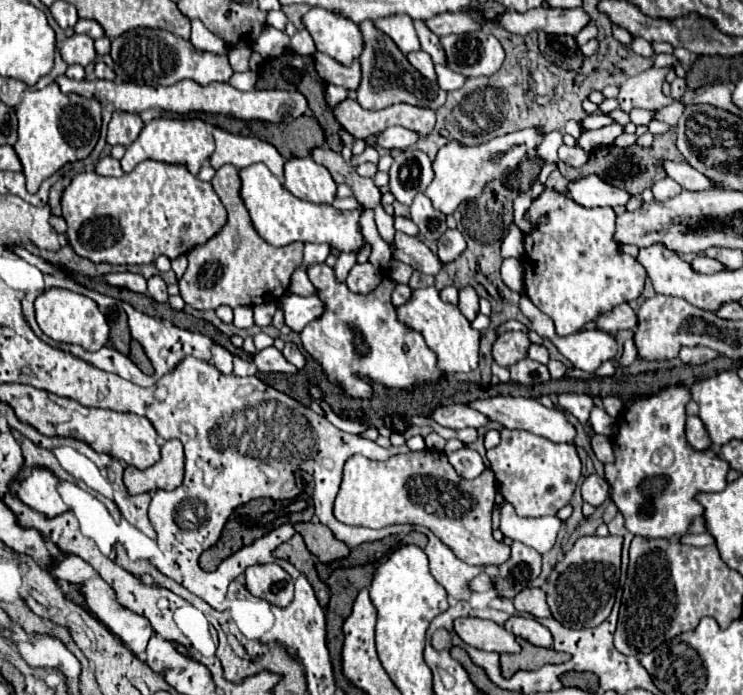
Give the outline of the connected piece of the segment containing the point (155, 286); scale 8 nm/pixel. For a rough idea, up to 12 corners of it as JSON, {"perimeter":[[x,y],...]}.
{"perimeter":[[161,276],[149,278],[147,292],[157,302],[169,300],[167,284]]}

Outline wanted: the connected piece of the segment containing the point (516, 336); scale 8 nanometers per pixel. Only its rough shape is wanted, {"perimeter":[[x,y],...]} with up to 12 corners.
{"perimeter":[[503,332],[493,358],[509,368],[527,356],[525,332]]}

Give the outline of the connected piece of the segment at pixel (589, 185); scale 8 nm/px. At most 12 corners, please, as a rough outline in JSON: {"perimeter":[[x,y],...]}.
{"perimeter":[[595,174],[571,182],[567,196],[587,208],[625,206],[627,190]]}

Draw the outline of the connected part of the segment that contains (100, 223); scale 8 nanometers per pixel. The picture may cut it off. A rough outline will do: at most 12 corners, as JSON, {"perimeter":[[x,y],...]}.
{"perimeter":[[183,164],[77,174],[67,242],[113,266],[187,254],[227,210]]}

